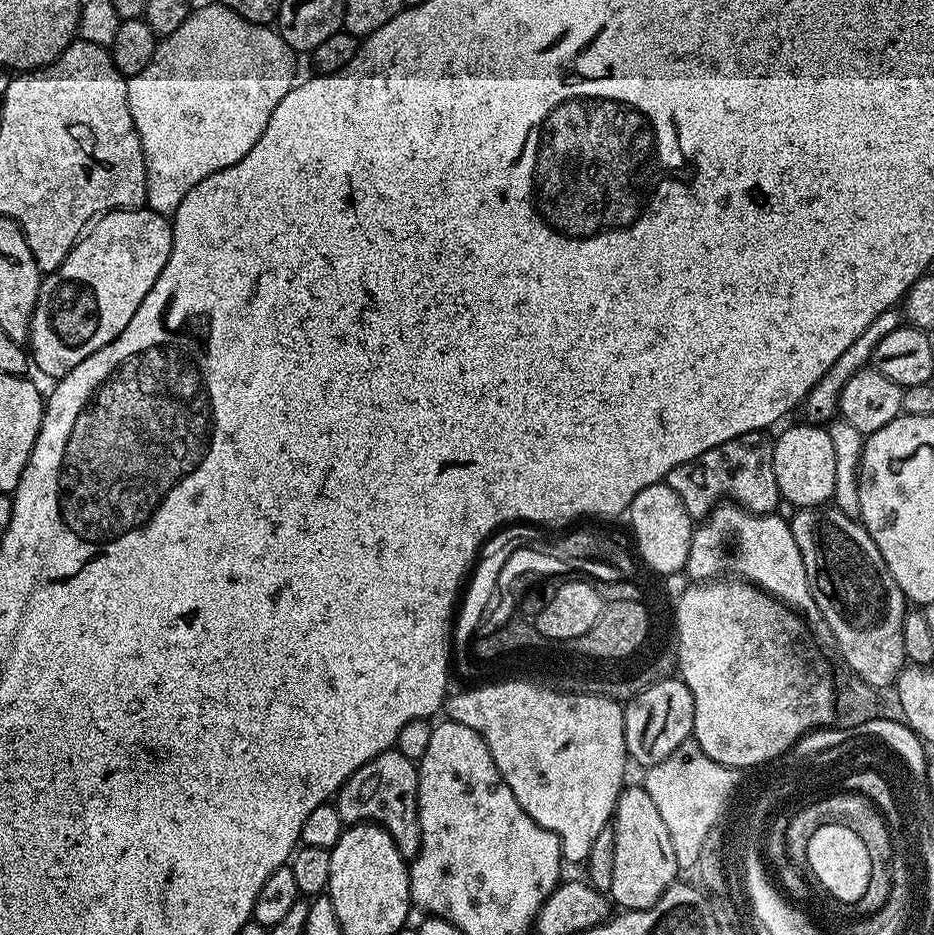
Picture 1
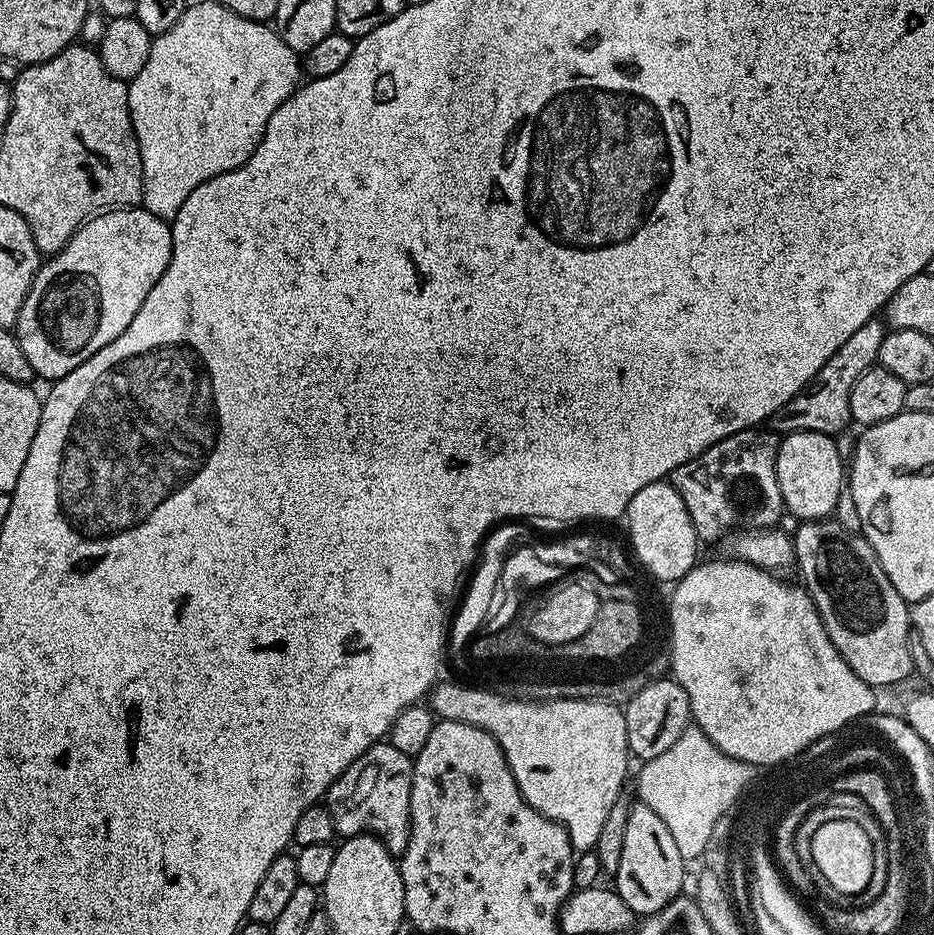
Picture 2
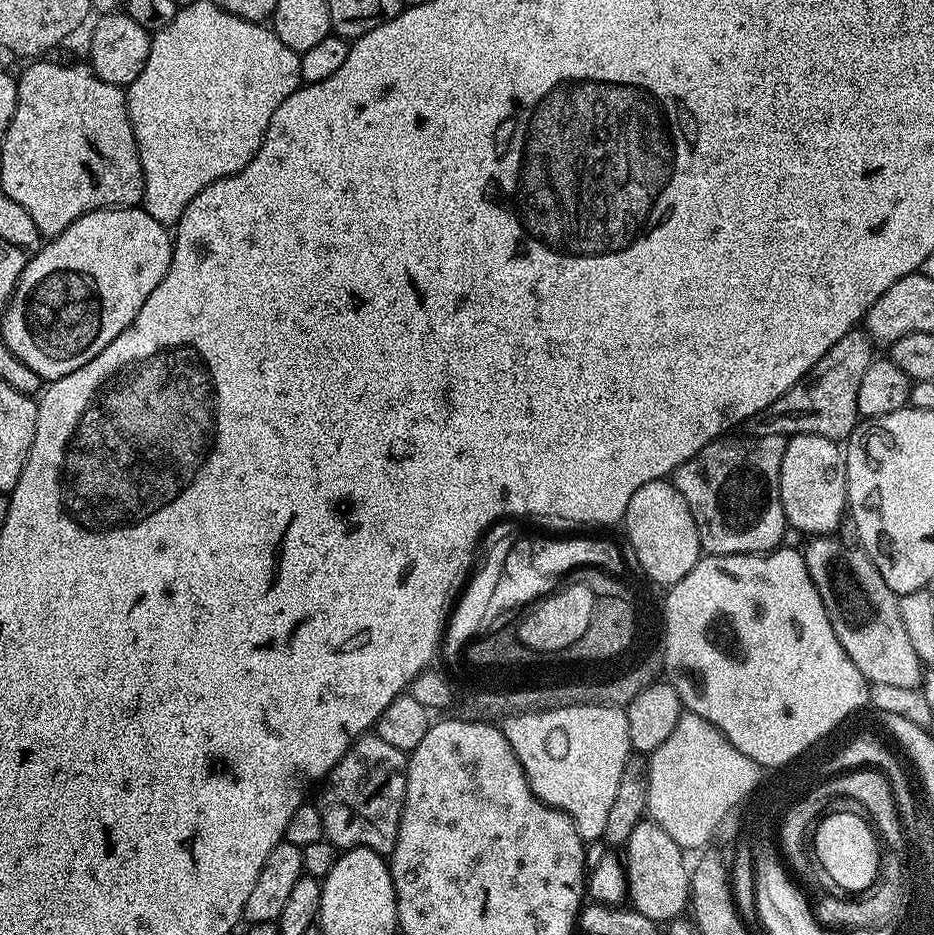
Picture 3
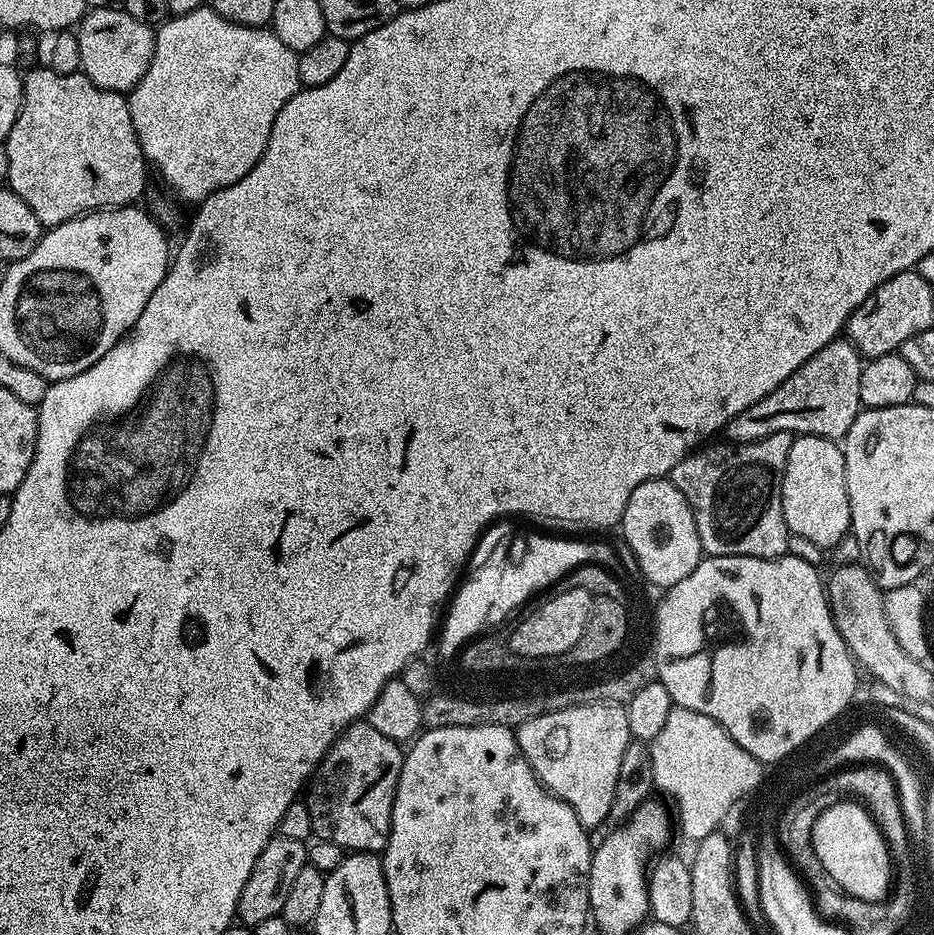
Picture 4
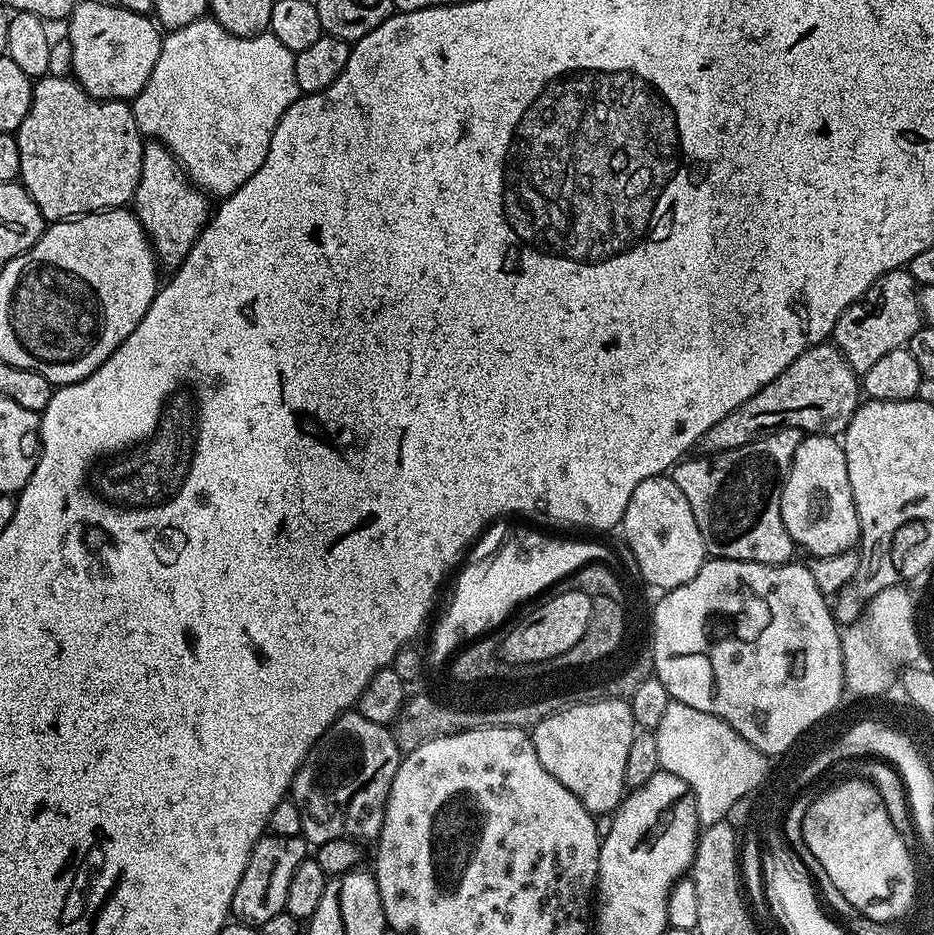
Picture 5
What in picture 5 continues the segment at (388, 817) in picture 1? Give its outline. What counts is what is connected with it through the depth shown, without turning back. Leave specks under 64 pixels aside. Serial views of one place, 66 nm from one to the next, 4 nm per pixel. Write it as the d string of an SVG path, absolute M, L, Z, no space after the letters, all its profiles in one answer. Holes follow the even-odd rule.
M359 710L343 712L292 780L290 798L302 814L302 835L309 845L338 838L375 841L384 825L390 786L401 759L402 751L385 725L370 722Z

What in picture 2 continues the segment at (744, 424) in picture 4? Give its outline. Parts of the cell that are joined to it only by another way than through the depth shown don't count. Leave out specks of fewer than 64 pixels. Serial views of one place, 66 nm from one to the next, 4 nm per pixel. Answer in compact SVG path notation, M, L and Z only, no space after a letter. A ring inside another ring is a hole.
M880 318L866 322L862 330L854 330L850 339L834 350L832 357L824 363L822 370L818 370L814 379L770 417L771 431L777 434L817 432L833 438L839 437L852 420L850 390L854 390L854 382L858 382L858 378L862 378L862 374L866 374L866 370L877 363L878 350L885 335L886 324Z

